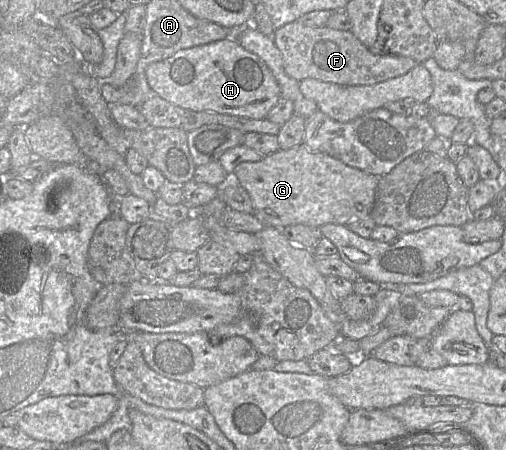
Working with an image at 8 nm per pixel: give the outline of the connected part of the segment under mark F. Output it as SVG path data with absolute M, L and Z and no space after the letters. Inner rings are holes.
M298 20L276 29L272 38L282 54L285 73L299 82L311 78L341 86L375 85L404 75L418 65L409 57L372 53L350 30L308 27Z

